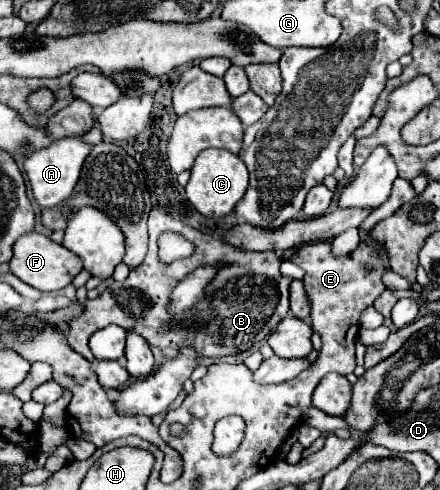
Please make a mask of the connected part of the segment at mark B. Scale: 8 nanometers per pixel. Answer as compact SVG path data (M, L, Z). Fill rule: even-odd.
M154 207L148 215L148 231L152 231L152 241L142 265L130 271L128 279L120 283L112 283L104 293L96 299L88 299L84 311L70 321L68 343L74 351L78 351L88 361L94 361L94 355L88 347L88 339L92 333L100 331L106 325L122 325L126 331L134 331L150 347L158 349L180 349L192 347L202 357L226 357L238 355L252 349L258 341L266 339L272 333L272 319L284 319L288 313L288 287L292 283L290 277L280 273L282 257L276 251L244 251L226 243L220 237L212 237L200 233L182 221L172 219L166 211ZM156 229L176 229L188 241L196 245L196 251L190 259L174 261L164 265L156 259ZM198 267L218 267L214 277L214 293L206 293L202 301L198 301L188 317L188 323L172 323L172 315L168 313L170 295L174 287L194 269ZM122 293L128 293L122 297ZM132 305L132 309L124 309Z

